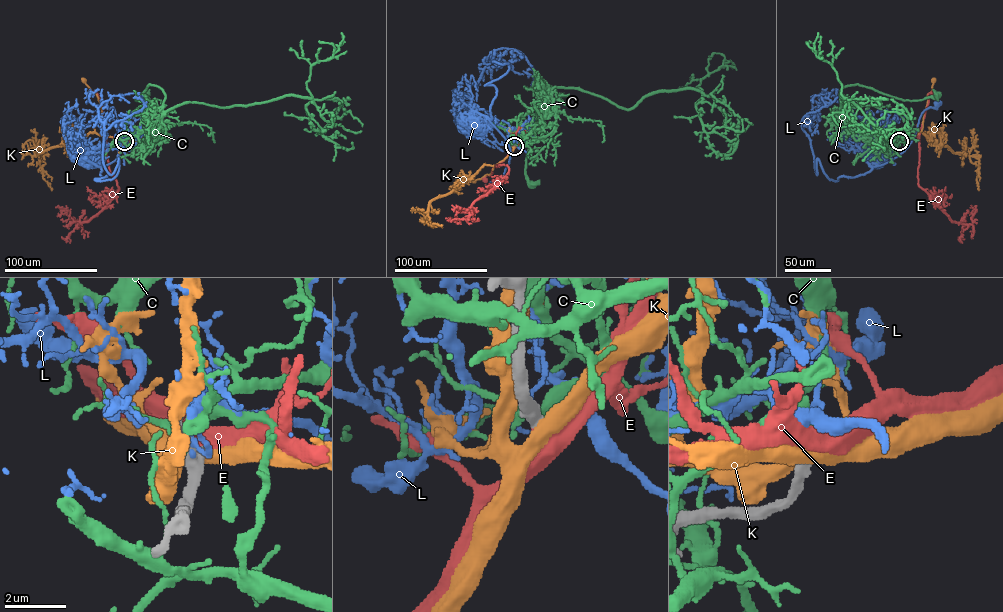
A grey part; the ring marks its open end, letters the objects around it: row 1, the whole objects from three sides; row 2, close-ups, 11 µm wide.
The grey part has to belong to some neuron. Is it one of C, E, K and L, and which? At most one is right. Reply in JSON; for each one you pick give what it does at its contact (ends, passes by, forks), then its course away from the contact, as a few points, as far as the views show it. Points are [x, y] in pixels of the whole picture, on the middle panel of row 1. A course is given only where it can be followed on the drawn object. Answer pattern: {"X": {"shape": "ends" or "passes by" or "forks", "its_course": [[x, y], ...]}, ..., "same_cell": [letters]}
{"E": {"shape": "ends", "its_course": [[514, 146], [506, 157], [493, 166], [492, 173], [485, 180]]}, "same_cell": ["E"]}

